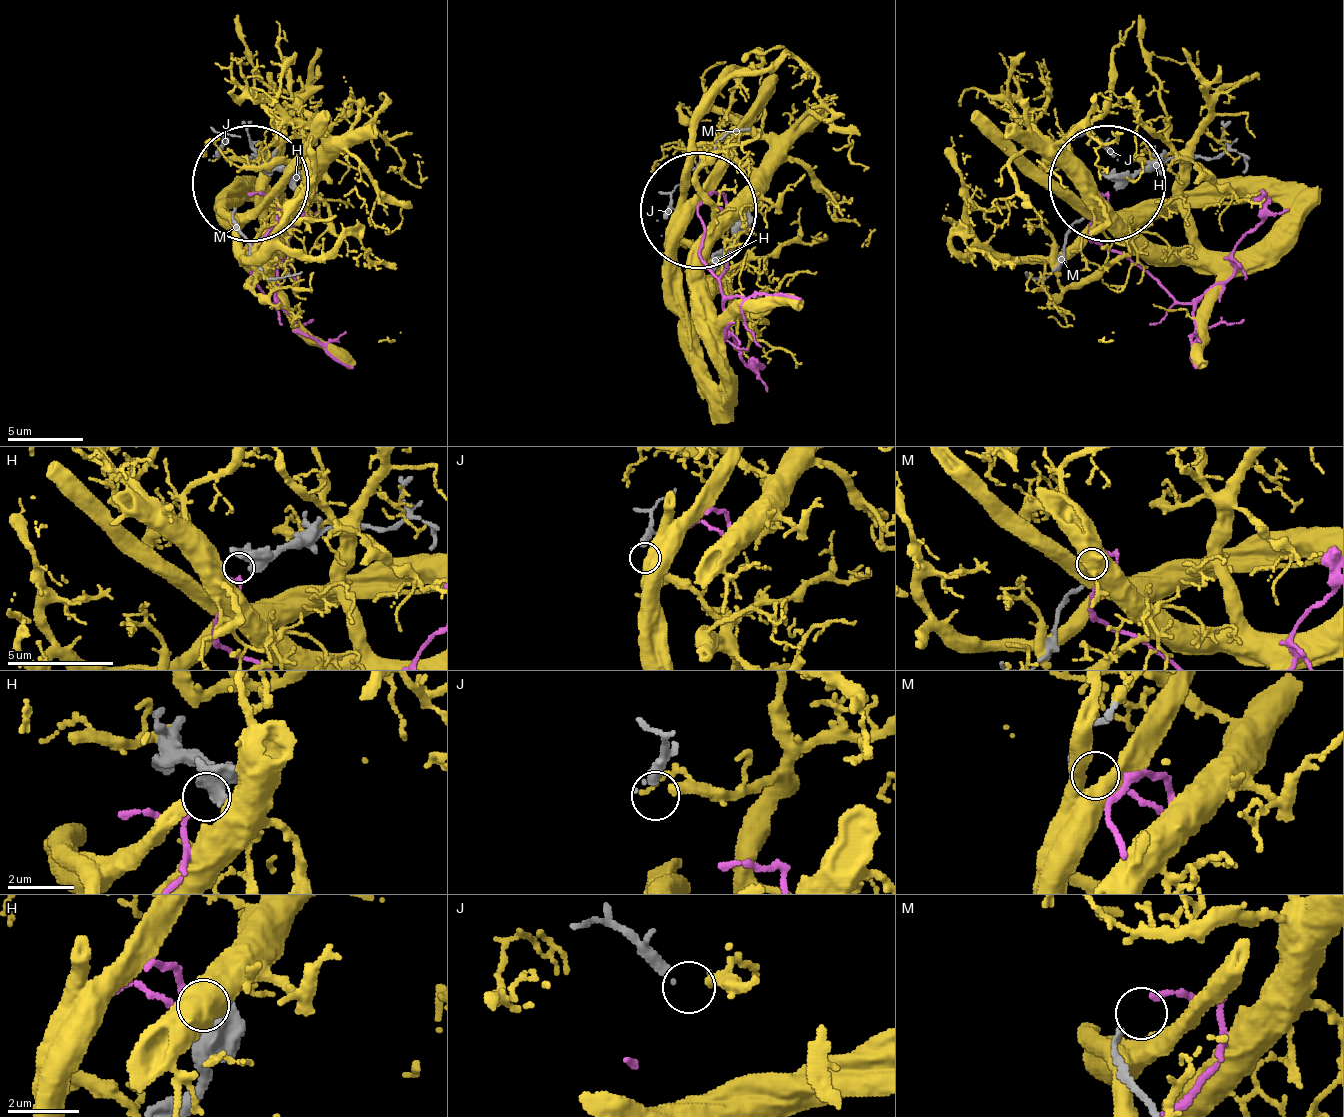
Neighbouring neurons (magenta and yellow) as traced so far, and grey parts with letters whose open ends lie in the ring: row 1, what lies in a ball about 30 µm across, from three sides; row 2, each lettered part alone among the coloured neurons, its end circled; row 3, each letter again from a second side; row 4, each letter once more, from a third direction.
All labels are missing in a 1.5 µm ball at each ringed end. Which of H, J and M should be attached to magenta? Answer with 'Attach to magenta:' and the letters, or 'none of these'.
Attach to magenta: H

